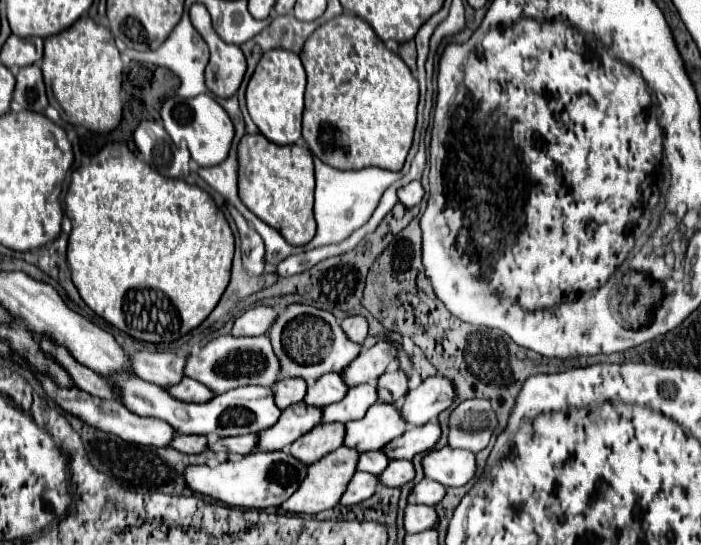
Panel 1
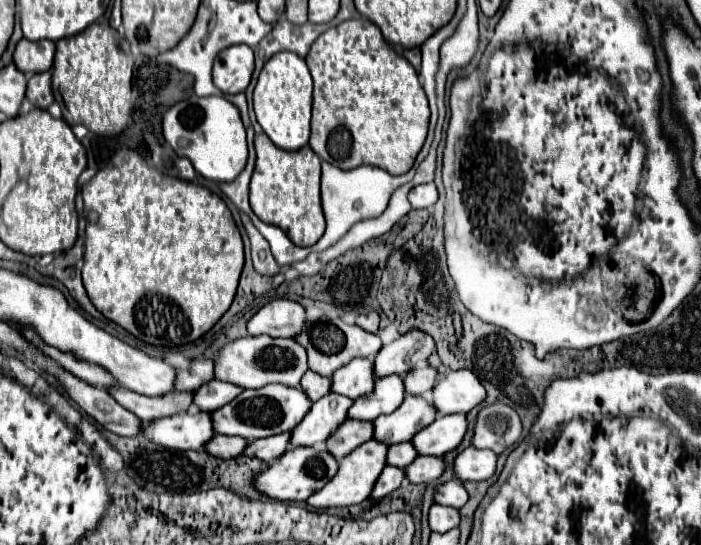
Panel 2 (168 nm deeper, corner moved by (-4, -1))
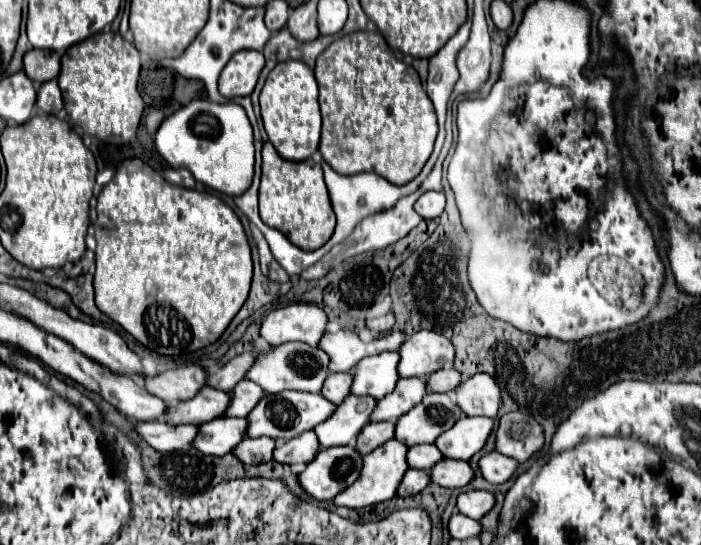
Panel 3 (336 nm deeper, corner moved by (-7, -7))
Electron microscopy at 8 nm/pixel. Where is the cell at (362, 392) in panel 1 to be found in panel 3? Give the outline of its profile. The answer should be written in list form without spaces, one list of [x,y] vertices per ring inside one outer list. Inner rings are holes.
[[[400,378],[396,388],[394,388],[394,392],[384,396],[376,404],[376,408],[372,410],[370,422],[400,418],[412,406],[416,406],[426,392],[428,392],[426,390],[426,380],[420,380],[420,378]]]

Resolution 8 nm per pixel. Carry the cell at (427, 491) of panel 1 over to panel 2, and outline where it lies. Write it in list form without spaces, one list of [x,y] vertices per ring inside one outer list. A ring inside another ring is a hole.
[[[449,480],[449,482],[441,484],[437,488],[437,492],[435,492],[435,502],[437,504],[447,504],[447,506],[453,506],[453,508],[463,508],[467,500],[469,500],[469,494],[463,488],[463,484],[457,482],[457,480]]]

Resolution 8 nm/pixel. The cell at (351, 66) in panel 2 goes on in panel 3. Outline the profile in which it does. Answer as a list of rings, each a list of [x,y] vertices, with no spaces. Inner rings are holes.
[[[358,30],[336,38],[318,58],[314,74],[320,86],[322,138],[320,154],[338,174],[376,172],[392,184],[414,180],[432,154],[438,134],[434,106],[422,88],[418,72],[396,58],[384,36],[376,30]]]

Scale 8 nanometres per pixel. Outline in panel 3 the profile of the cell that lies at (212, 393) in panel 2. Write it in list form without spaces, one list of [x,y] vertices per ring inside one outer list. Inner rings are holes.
[[[240,380],[240,384],[232,388],[232,404],[228,406],[228,412],[224,412],[224,416],[236,416],[236,418],[246,416],[262,396],[264,392],[258,384],[252,384],[250,380]]]

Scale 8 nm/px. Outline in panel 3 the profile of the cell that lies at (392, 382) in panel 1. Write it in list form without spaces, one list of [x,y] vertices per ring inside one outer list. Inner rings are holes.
[[[454,368],[436,370],[428,376],[428,390],[430,392],[450,392],[460,384],[460,374]]]

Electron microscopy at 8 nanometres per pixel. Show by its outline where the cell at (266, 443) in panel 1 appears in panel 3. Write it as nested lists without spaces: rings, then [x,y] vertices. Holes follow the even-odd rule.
[[[346,396],[342,404],[336,406],[336,412],[320,426],[314,428],[320,448],[330,448],[330,446],[346,446],[354,444],[358,432],[362,426],[368,422],[370,412],[374,410],[376,400],[370,396],[358,398],[358,396]]]

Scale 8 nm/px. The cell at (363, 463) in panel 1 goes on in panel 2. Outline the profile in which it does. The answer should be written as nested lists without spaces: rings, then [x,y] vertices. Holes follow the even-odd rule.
[[[411,442],[393,444],[393,446],[389,448],[389,464],[391,464],[391,466],[397,466],[397,468],[409,466],[417,456],[419,456],[419,452],[415,450],[415,446],[413,446]]]

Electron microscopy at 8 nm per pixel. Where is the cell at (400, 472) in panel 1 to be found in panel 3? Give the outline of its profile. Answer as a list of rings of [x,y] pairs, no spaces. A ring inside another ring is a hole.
[[[440,460],[430,470],[430,482],[446,486],[446,488],[460,488],[472,480],[474,472],[468,462],[464,460]]]

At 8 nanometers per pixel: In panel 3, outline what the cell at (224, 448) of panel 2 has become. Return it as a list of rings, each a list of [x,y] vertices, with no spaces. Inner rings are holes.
[[[246,438],[242,440],[234,450],[232,454],[244,462],[244,464],[262,464],[262,462],[270,462],[272,460],[272,450],[274,450],[276,442],[272,438]]]

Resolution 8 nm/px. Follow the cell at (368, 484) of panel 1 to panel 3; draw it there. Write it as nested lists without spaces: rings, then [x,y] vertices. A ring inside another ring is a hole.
[[[408,470],[404,474],[404,480],[398,486],[398,496],[414,496],[420,490],[424,490],[428,486],[428,482],[430,482],[428,472],[424,472],[424,470]]]

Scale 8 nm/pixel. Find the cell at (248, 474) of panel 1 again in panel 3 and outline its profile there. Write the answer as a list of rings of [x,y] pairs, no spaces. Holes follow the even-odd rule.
[[[350,446],[318,450],[314,460],[298,474],[302,490],[316,500],[332,500],[348,488],[362,468],[362,456]]]

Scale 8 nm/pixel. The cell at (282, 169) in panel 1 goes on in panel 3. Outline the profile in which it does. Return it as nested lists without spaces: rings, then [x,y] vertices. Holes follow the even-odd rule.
[[[270,142],[262,148],[262,182],[260,182],[260,218],[264,224],[280,230],[292,244],[302,250],[316,250],[332,236],[336,218],[330,206],[328,190],[320,162],[312,158],[302,162],[284,160]]]

